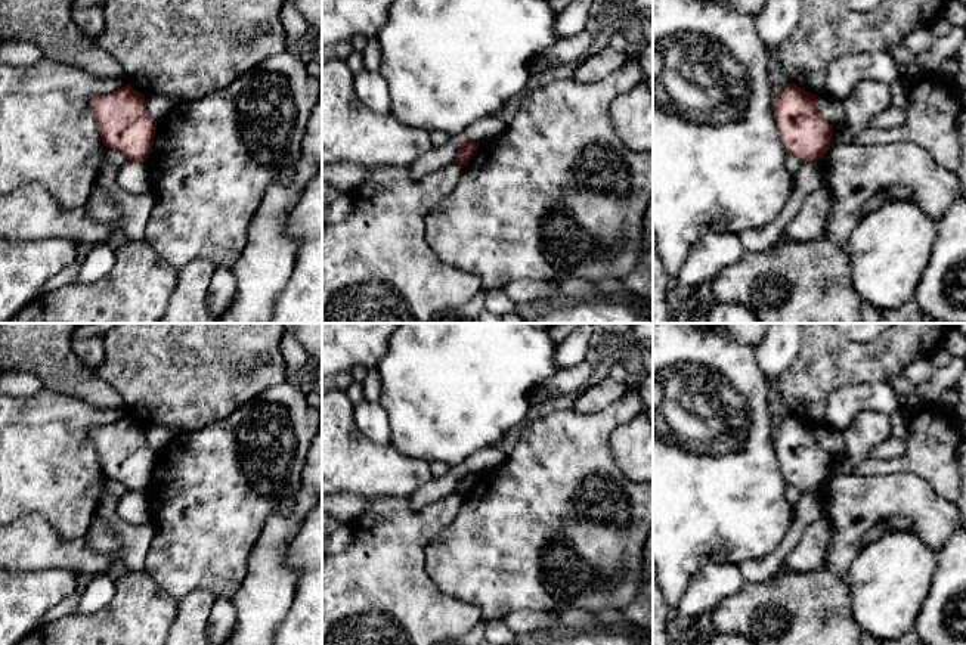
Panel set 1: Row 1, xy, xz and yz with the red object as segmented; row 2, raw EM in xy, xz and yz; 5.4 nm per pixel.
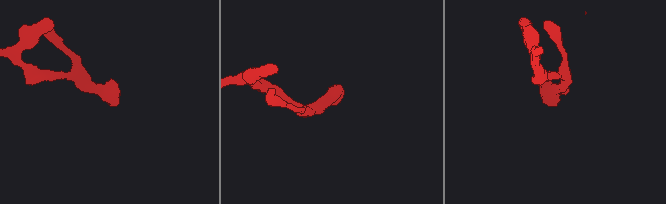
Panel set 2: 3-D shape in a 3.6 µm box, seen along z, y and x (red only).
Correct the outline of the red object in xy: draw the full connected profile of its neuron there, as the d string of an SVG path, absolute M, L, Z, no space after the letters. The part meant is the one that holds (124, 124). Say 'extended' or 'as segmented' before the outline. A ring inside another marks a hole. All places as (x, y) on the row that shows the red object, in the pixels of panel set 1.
as segmented | M127 84L90 99L102 143L129 161L146 161L154 146L157 121L149 115L145 97Z

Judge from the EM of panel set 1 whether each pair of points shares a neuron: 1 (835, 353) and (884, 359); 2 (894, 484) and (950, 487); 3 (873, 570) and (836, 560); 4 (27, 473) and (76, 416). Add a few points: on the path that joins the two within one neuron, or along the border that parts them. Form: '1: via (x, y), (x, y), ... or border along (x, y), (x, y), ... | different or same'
1: via (847, 359), (872, 359) | same
2: border along (897, 473), (920, 476), (938, 495), (950, 502) | different
3: border along (861, 548), (844, 577) | different
4: via (33, 459), (62, 430) | same

